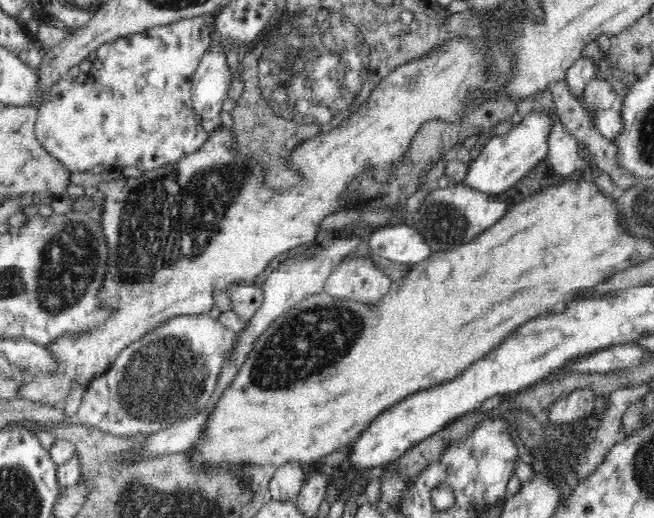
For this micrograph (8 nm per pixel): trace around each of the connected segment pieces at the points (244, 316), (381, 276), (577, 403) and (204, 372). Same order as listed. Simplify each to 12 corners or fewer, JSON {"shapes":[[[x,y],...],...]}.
{"shapes":[[[247,282],[226,286],[230,310],[249,321],[262,306],[263,290]],[[344,258],[324,292],[373,304],[392,280],[368,258]],[[592,385],[561,395],[549,409],[556,426],[589,416],[598,396]],[[174,315],[118,351],[76,419],[145,437],[212,398],[236,334]]]}

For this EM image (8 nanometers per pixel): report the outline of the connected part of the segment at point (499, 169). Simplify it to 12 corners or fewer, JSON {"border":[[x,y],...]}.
{"border":[[550,115],[484,140],[458,183],[493,196],[547,156]]}

